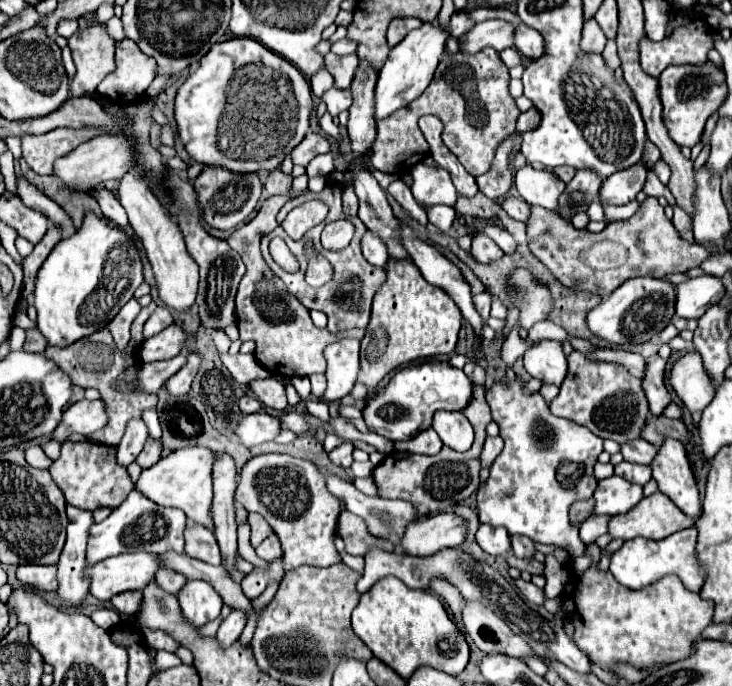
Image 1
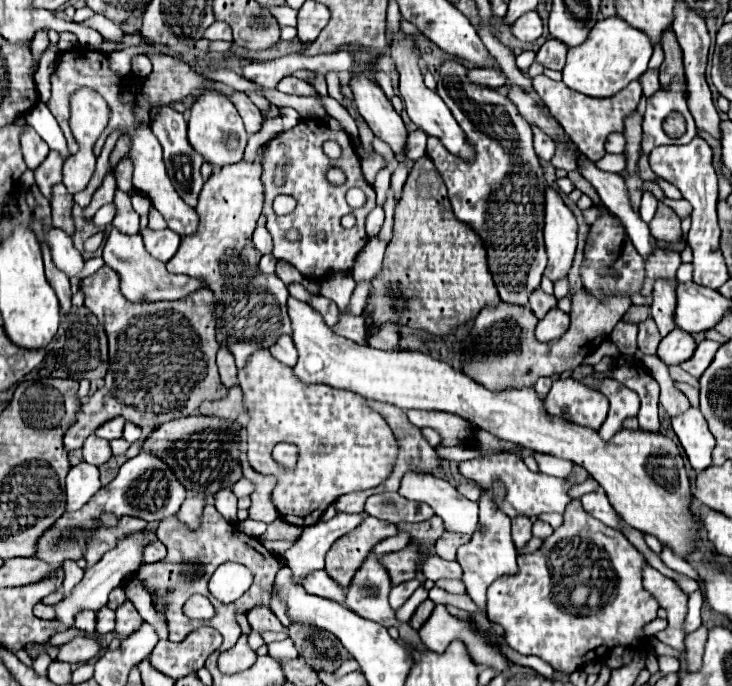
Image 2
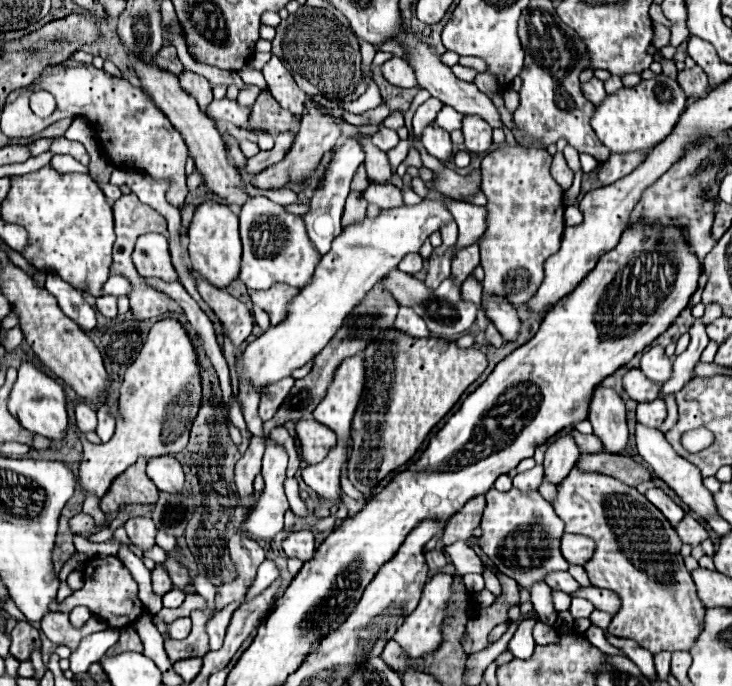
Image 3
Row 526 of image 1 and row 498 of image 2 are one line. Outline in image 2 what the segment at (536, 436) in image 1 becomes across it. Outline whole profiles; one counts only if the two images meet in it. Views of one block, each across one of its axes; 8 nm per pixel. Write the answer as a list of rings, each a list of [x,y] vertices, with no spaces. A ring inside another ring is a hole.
[[[506,452],[460,462],[460,474],[464,478],[468,478],[470,482],[476,482],[482,490],[486,490],[494,482],[502,480],[506,486],[506,496],[498,504],[510,518],[516,518],[516,514],[526,514],[526,516],[536,516],[536,514],[544,514],[544,512],[564,514],[568,502],[572,502],[572,498],[566,494],[566,488],[572,484],[584,482],[588,478],[588,472],[580,466],[574,466],[574,472],[568,478],[554,478],[554,476],[546,476],[546,474],[536,474],[536,472],[530,472],[523,460],[519,459],[516,454]]]

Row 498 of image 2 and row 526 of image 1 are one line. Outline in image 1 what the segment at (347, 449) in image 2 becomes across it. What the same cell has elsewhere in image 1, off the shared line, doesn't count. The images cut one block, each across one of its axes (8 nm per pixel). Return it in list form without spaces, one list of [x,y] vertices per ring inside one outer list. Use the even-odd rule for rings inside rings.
[[[260,454],[250,458],[242,472],[236,490],[236,500],[248,510],[266,518],[282,542],[284,570],[302,564],[332,566],[340,562],[332,536],[336,534],[340,502],[326,488],[326,478],[310,460],[294,458],[288,454]]]

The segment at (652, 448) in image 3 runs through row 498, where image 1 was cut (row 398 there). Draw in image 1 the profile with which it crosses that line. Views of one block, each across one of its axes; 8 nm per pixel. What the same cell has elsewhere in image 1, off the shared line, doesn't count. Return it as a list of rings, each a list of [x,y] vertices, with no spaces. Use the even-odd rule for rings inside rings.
[[[688,352],[674,364],[670,384],[690,412],[704,410],[716,394],[698,352]]]

